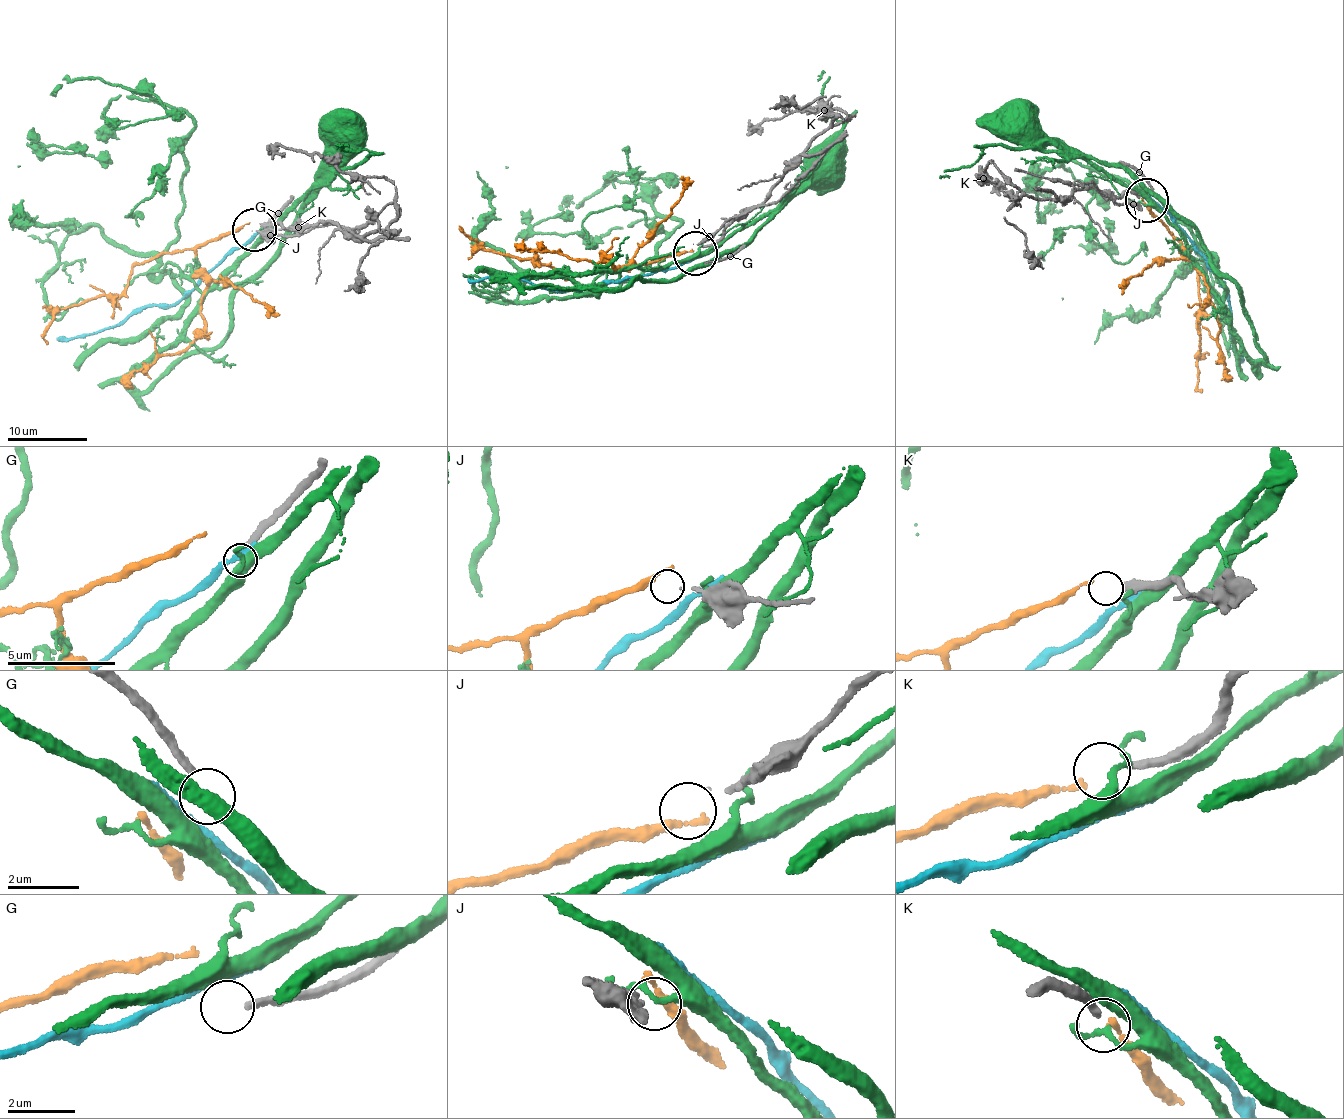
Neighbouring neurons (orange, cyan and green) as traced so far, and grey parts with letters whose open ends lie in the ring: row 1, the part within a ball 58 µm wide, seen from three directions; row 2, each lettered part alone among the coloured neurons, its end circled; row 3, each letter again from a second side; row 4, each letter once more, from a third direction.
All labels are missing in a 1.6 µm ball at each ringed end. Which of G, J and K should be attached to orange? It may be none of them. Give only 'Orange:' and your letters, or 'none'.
Orange: K

